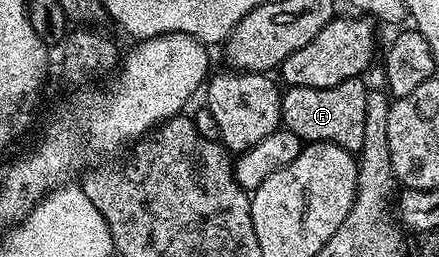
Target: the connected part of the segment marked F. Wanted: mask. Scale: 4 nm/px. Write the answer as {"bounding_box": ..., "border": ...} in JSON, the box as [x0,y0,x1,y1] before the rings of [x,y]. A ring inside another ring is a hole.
{"bounding_box":[282,77,366,155],"border":[[[357,77],[336,87],[313,89],[289,86],[282,93],[282,125],[303,141],[323,141],[344,147],[355,155],[362,152],[364,144],[364,119],[366,118],[366,85]]]}

